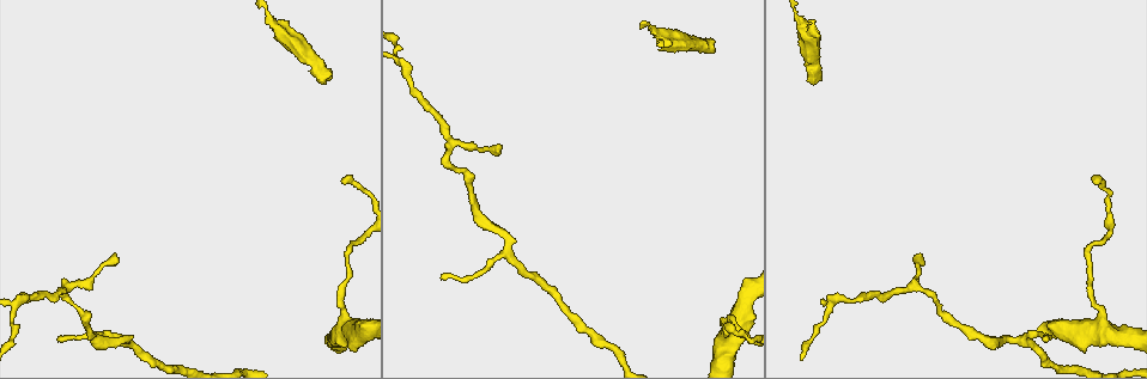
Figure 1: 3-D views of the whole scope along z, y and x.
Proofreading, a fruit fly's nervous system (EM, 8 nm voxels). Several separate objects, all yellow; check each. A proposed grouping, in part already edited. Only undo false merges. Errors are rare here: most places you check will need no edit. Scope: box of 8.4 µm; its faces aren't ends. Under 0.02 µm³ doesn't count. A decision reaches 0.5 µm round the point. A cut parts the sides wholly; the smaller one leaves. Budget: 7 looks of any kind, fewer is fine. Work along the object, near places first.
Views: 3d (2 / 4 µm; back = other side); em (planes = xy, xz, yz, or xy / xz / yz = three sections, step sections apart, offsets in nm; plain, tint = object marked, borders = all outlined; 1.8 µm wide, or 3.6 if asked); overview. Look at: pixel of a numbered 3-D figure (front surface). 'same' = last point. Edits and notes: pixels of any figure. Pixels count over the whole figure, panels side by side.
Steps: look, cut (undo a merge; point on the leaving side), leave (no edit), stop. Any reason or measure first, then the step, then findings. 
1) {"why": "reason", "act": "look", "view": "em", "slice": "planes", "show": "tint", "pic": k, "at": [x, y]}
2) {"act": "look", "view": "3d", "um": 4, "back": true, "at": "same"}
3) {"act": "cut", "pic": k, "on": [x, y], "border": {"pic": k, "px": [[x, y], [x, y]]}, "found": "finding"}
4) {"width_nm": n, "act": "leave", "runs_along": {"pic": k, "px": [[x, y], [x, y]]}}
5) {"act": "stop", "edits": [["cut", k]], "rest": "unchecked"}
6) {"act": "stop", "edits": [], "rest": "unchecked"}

{"why": "thick turns thin", "act": "look", "view": "3d", "um": 2, "pic": 1, "at": [804, 33]}

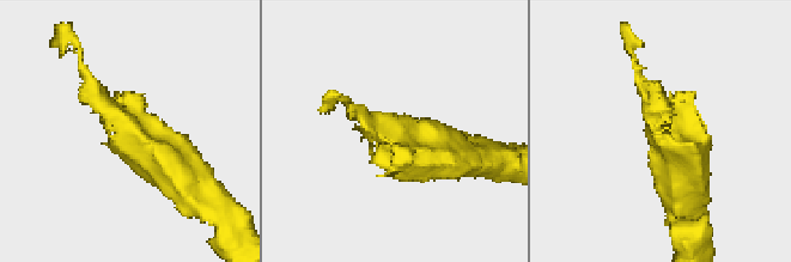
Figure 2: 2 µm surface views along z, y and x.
{"why": "need the tissue", "act": "look", "view": "em", "slice": "planes", "show": "tint", "pic": 2, "at": [128, 127]}

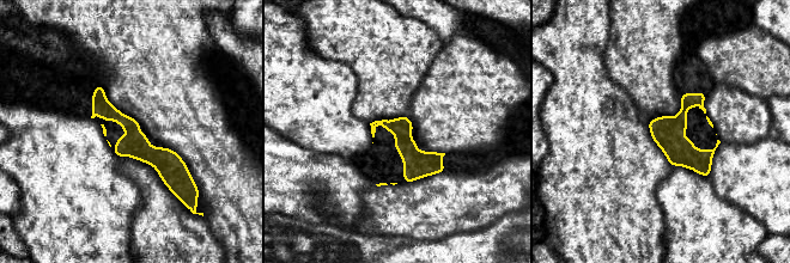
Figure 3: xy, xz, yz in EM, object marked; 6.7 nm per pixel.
{"act": "leave", "found": "continuous, no second cell"}

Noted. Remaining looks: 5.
{"why": "thin neck", "act": "look", "view": "em", "slice": "planes", "show": "borders", "pic": 1, "at": [937, 303]}

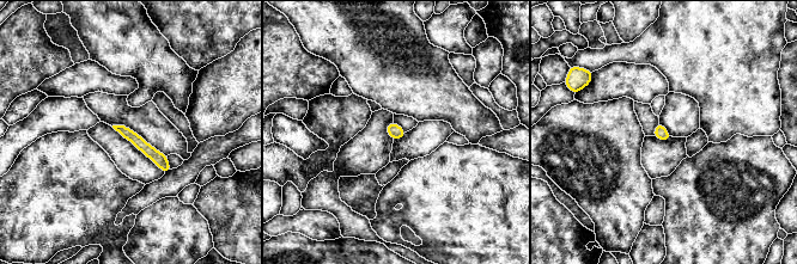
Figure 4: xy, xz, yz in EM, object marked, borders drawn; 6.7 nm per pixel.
{"width_nm": 80, "act": "leave", "runs_along": {"pic": 4, "px": [[119, 128], [134, 137], [166, 169]]}, "found": "all the same cell"}

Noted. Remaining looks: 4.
{"why": "a narrow waist", "act": "look", "view": "em", "slice": "planes", "show": "tint", "pic": 1, "at": [849, 301]}

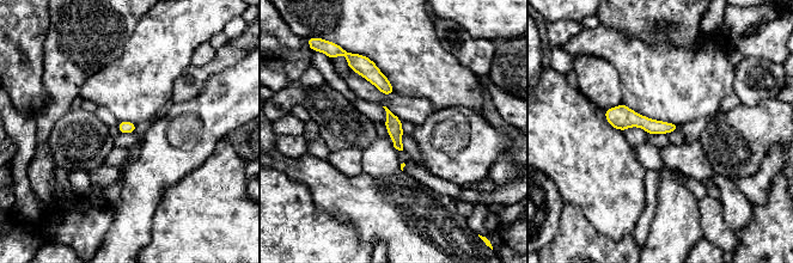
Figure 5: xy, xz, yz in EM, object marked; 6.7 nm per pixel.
{"act": "leave", "found": "continuous, no second cell"}

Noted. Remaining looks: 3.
{"act": "stop", "edits": [], "rest": "unchecked"}

